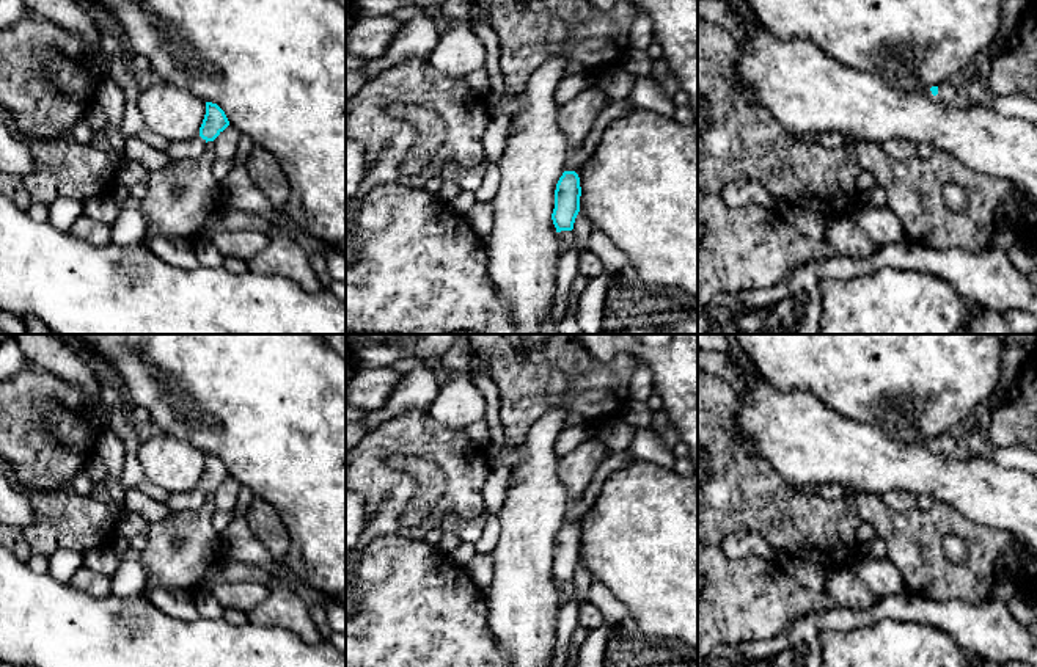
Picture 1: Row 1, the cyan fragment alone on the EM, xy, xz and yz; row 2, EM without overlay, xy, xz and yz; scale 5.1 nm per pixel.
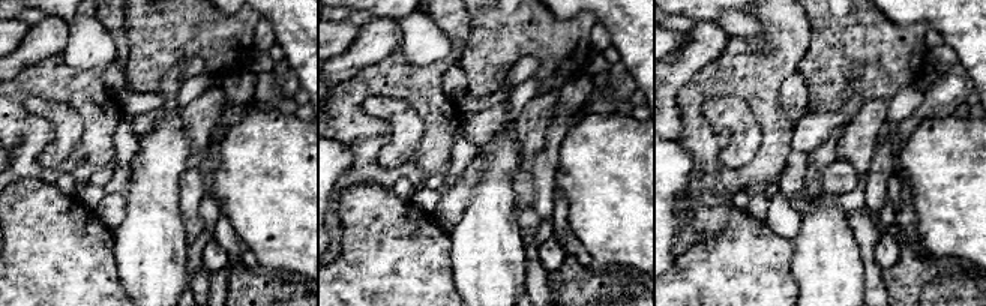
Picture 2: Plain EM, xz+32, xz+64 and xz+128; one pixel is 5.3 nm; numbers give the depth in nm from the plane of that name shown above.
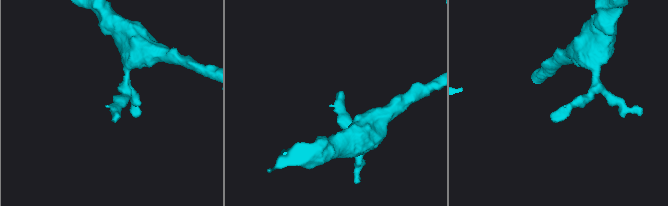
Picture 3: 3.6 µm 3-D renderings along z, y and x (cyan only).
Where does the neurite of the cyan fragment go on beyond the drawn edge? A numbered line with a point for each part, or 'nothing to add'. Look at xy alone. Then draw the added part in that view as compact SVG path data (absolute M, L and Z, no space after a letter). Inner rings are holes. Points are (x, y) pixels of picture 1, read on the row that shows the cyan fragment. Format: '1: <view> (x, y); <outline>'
1: xy (184, 149); M200 135L189 141L171 143L167 149L167 154L173 160L193 159L201 155L206 151L206 140Z

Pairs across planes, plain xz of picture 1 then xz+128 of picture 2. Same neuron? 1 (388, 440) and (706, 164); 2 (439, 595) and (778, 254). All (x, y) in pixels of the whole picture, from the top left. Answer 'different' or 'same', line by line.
1: same
2: same

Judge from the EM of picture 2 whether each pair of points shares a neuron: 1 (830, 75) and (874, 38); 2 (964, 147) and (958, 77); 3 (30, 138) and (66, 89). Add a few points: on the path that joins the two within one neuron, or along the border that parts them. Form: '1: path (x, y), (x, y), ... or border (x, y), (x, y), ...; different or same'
1: path (841, 65), (863, 42); same
2: border (952, 114), (929, 117), (919, 125); different
3: path (18, 117), (18, 101), (30, 89), (45, 89); same

